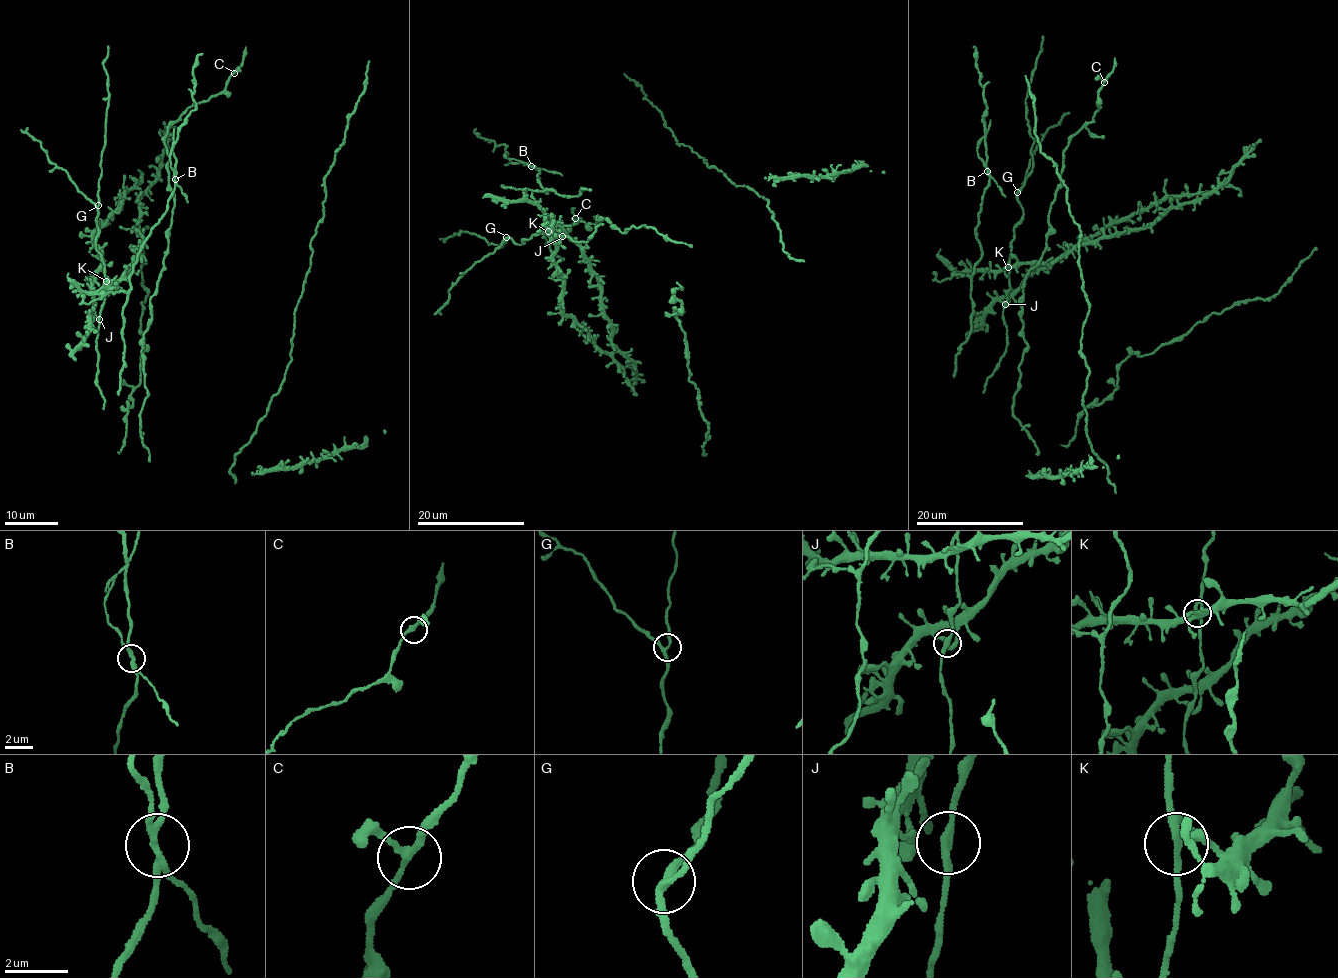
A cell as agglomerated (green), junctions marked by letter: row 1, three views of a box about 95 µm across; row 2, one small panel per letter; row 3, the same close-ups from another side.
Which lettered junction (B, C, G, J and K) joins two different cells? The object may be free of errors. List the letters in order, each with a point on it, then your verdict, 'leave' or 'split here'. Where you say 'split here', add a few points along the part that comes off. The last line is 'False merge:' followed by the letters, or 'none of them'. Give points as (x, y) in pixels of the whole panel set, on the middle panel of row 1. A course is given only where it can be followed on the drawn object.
B: at (531, 166); split here; foreign part runs (531, 165), (509, 158), (509, 164), (505, 165)
C: at (575, 218); leave
G: at (506, 237); leave
J: at (562, 236); leave
K: at (548, 231); leave
False merge: B

